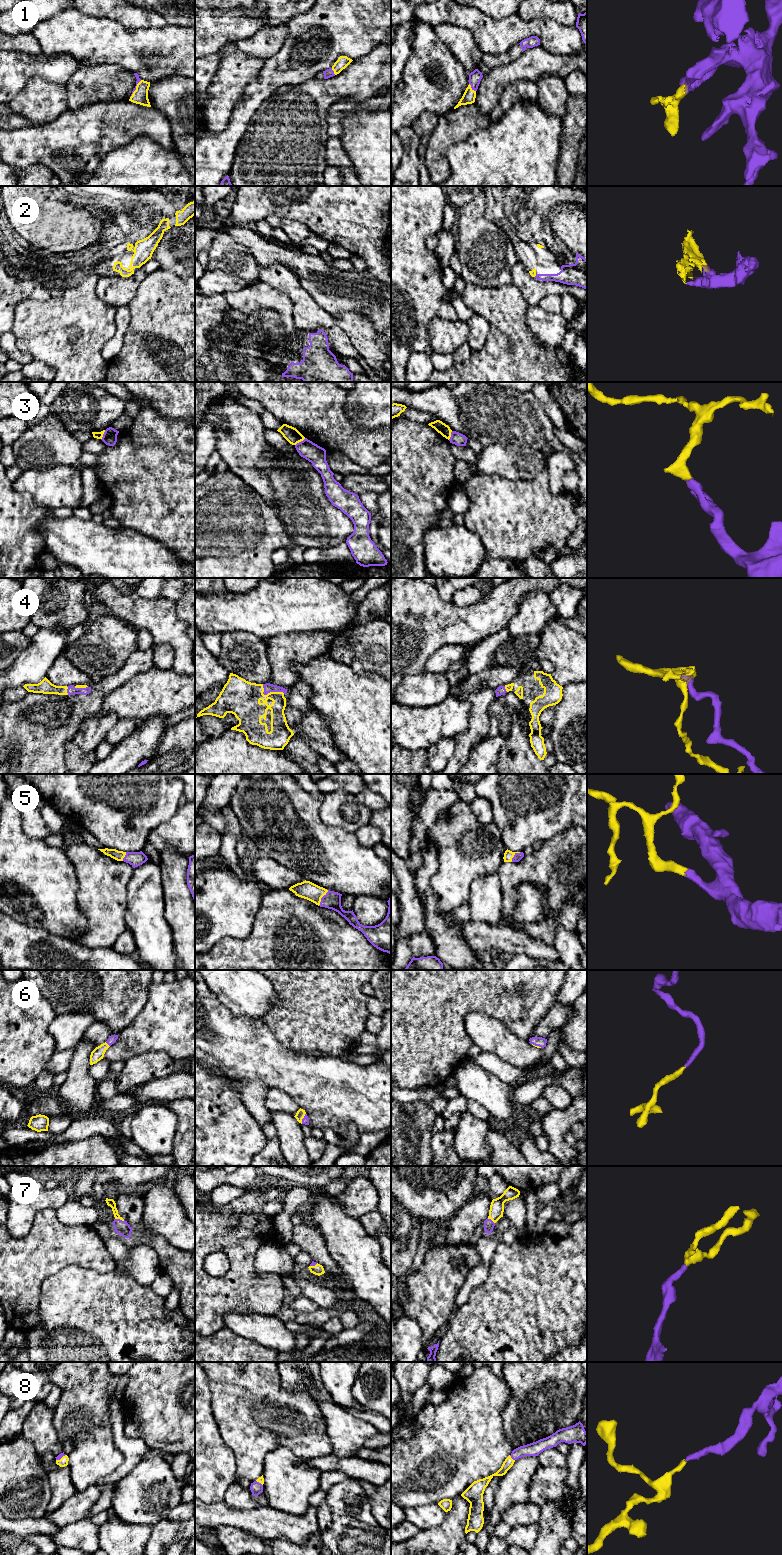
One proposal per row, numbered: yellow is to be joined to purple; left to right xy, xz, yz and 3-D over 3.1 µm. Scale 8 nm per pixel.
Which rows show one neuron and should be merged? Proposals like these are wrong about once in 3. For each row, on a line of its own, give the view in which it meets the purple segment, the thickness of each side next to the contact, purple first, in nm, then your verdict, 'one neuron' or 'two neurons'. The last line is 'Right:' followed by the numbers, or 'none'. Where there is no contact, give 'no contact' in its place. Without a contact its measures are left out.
1: contact in yz; calibres 100 and 100 nm; one neuron
2: contact in yz; calibres 140 and 50 nm; one neuron
3: contact in xz; calibres 150 and 120 nm; two neurons
4: contact in xz; calibres 70 and 280 nm; one neuron
5: contact in xz; calibres 140 and 140 nm; one neuron
6: contact in xy; calibres 70 and 100 nm; one neuron
7: contact in xy; calibres 120 and 60 nm; one neuron
8: contact in yz; calibres 110 and 80 nm; one neuron
Right: 1, 2, 4, 5, 6, 7, 8

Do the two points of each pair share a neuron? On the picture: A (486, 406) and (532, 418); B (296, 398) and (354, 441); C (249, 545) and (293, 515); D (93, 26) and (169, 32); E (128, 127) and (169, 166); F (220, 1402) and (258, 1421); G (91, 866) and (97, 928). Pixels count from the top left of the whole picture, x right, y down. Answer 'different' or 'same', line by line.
A: same
B: same
C: different
D: same
E: different
F: same
G: same

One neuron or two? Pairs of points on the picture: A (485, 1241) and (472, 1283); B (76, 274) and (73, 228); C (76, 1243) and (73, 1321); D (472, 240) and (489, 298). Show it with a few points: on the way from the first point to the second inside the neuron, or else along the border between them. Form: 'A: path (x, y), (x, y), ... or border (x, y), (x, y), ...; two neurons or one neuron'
A: path (485, 1251), (485, 1264), (479, 1273); one neuron
B: path (74, 263), (73, 239); one neuron
C: border (98, 1270), (66, 1265), (53, 1273); two neurons
D: border (466, 282), (485, 287), (499, 287), (509, 284); two neurons

